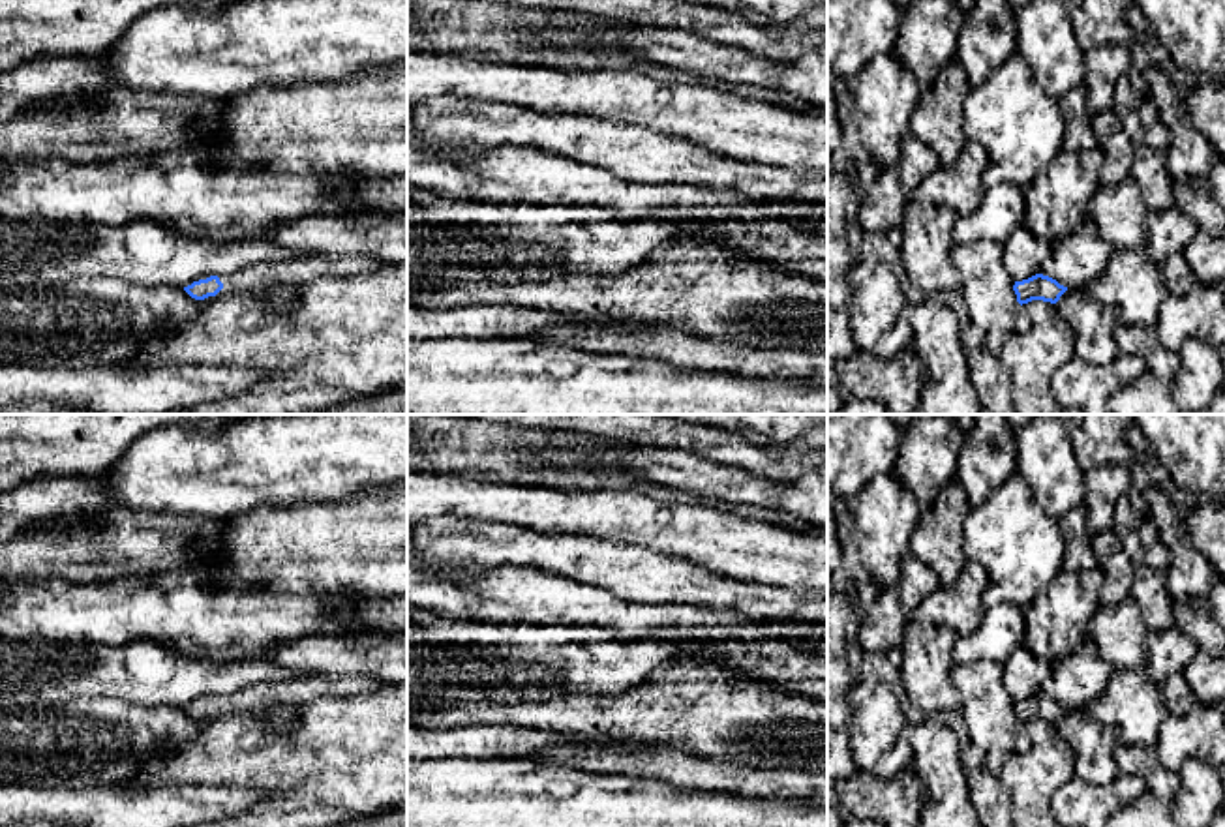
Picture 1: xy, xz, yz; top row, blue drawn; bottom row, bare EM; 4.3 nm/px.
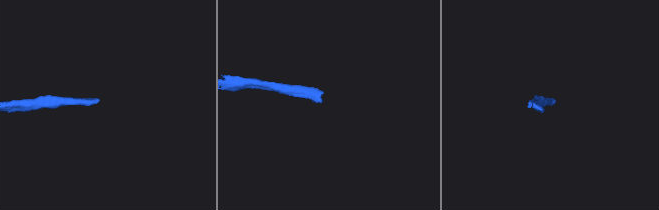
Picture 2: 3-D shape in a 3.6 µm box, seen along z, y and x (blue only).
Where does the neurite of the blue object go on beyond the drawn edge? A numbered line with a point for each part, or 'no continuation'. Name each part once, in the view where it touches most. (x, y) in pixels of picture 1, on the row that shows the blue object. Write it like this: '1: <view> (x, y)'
1: xy (299, 270)

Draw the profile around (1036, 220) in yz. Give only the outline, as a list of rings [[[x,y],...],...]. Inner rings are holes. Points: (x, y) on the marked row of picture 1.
[[[1097,146],[1079,152],[1062,150],[1056,159],[1024,189],[1024,227],[1037,238],[1056,242],[1077,231],[1099,186],[1103,152]]]

